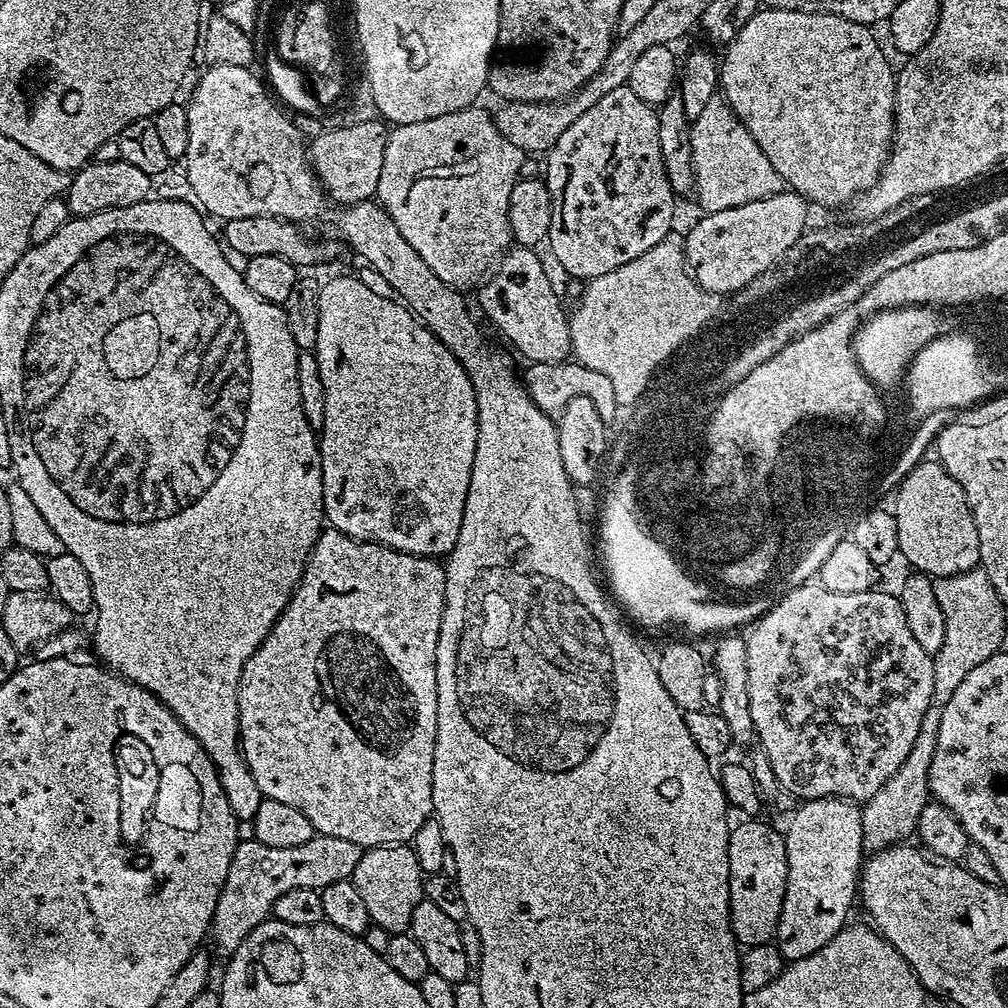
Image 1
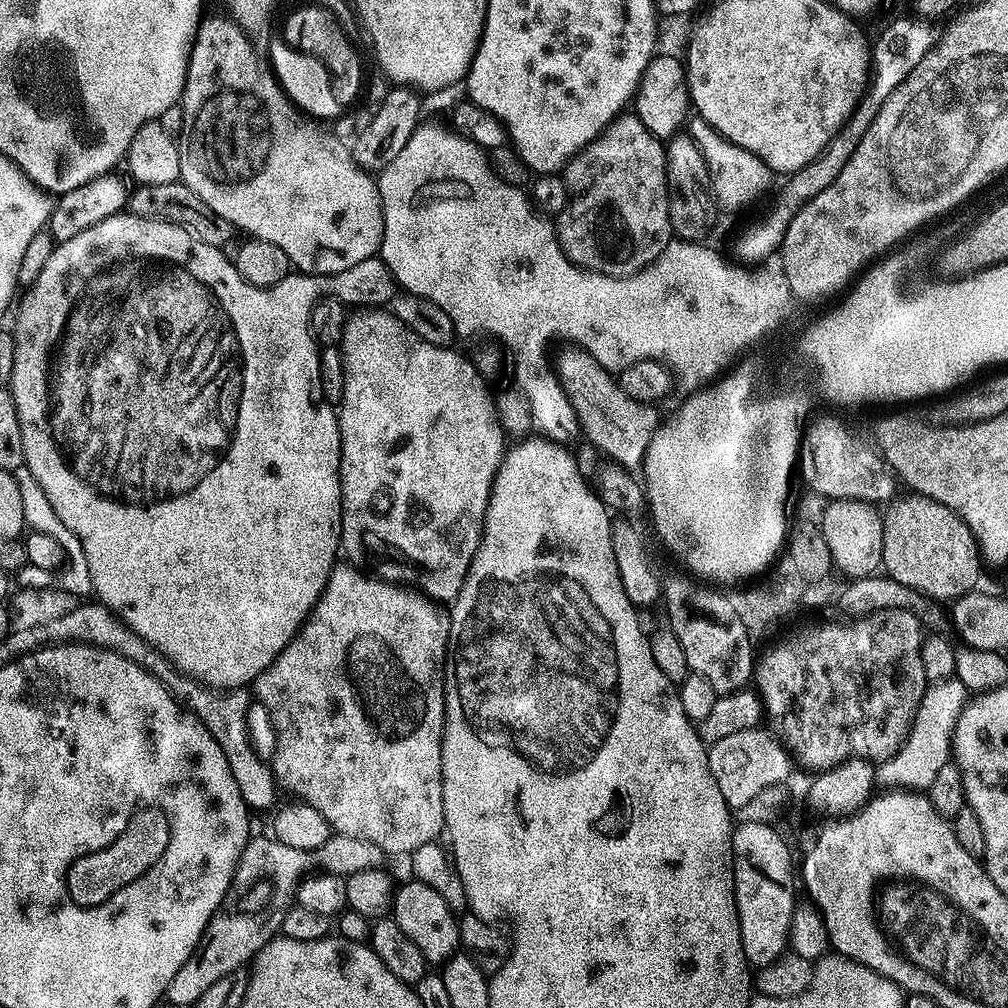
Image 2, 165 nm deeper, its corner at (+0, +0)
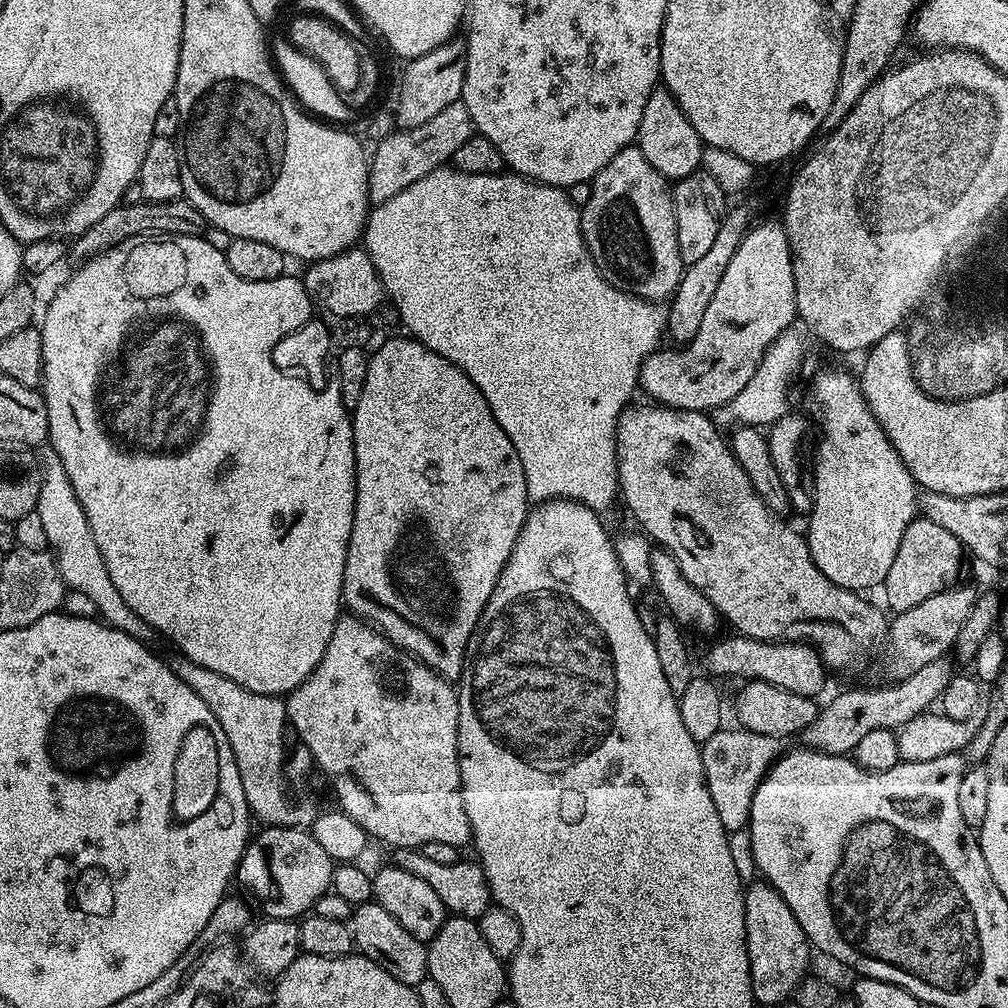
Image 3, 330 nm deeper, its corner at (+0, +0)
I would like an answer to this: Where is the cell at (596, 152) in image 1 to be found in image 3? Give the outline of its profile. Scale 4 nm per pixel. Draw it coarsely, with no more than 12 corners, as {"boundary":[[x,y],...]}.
{"boundary":[[639,146],[590,183],[580,229],[598,270],[667,301],[686,267],[669,181]]}

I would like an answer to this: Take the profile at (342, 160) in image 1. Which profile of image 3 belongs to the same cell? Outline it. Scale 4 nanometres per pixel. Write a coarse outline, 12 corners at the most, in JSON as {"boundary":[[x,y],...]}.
{"boundary":[[466,44],[411,57],[396,96],[401,129],[457,103]]}

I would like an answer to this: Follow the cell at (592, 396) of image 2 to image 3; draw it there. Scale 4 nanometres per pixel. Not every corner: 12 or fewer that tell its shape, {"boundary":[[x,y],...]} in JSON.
{"boundary":[[702,412],[616,423],[618,496],[741,636],[858,672],[886,616]]}

